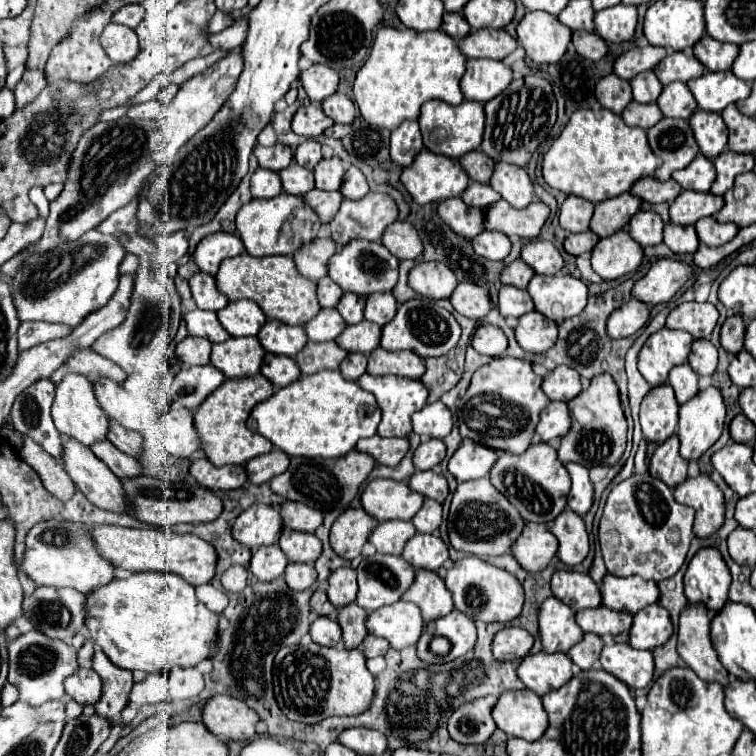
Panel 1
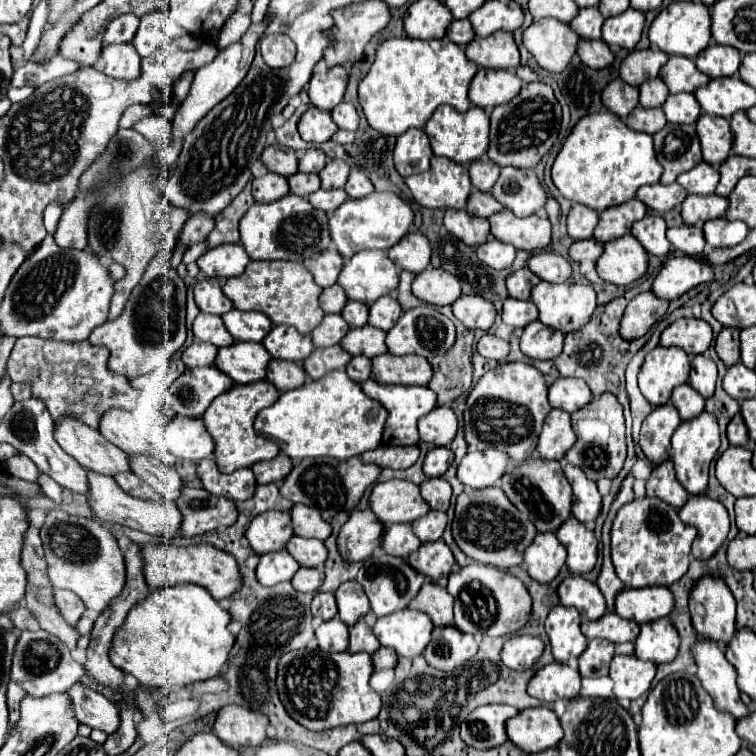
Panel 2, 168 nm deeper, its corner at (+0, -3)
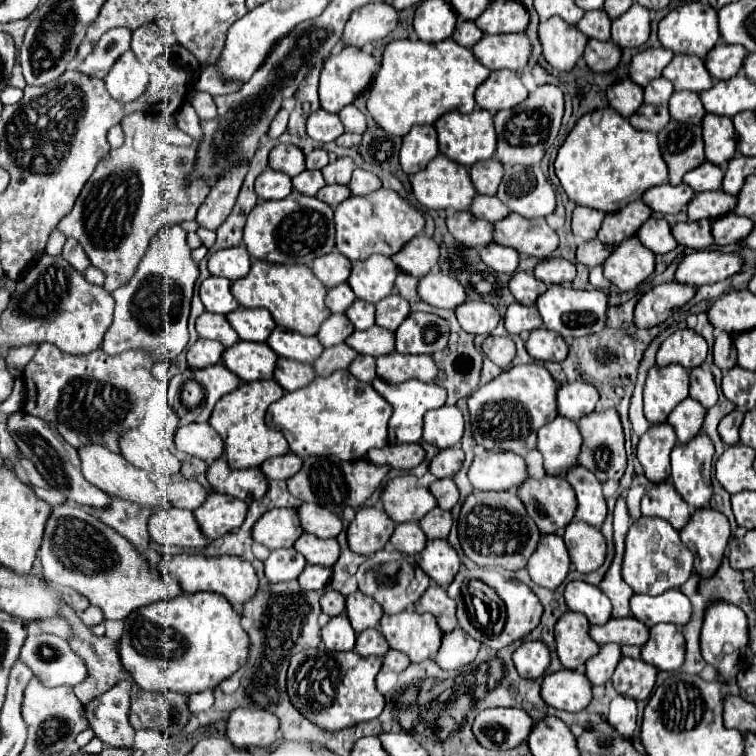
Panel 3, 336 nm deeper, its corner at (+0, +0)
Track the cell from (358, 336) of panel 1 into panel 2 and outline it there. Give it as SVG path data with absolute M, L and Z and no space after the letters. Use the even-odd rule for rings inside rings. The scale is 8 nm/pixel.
M366 324L364 328L350 328L350 332L342 338L340 346L350 352L352 356L380 356L384 352L388 352L384 348L384 330L378 330L370 324Z

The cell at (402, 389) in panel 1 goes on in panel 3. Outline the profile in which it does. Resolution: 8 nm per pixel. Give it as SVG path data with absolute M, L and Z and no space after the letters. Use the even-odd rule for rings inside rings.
M376 377L372 381L372 387L392 405L394 413L388 423L388 443L400 445L400 443L418 443L422 439L422 417L430 409L438 409L446 401L446 391L438 387L436 383L424 383L424 381L404 381L398 385L390 385Z

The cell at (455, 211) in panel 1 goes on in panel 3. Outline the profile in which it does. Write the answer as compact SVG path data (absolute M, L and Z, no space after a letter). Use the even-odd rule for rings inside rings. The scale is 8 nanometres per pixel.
M470 211L450 213L446 217L446 225L452 237L466 247L484 247L486 243L492 243L492 223L474 219Z

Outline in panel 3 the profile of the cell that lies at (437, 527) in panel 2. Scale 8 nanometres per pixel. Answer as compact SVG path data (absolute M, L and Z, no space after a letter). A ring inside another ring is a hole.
M434 507L428 515L424 515L418 525L426 533L428 539L446 539L452 527L452 515L450 511L444 511L440 507Z

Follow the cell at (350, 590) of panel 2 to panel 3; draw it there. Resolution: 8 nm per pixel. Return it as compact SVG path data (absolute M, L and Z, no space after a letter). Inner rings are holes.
M360 591L346 597L346 615L354 627L356 633L376 627L382 617L382 607L368 595L362 595Z

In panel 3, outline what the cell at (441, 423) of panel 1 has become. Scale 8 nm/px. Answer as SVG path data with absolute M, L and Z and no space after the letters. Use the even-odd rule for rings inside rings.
M442 405L424 415L424 441L436 445L438 449L452 447L460 441L464 433L464 419L456 405Z

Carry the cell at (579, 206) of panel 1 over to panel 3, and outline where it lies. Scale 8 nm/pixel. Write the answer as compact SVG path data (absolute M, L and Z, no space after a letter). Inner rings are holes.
M576 207L572 213L572 233L582 241L594 239L602 225L602 219L604 219L602 211L590 207Z

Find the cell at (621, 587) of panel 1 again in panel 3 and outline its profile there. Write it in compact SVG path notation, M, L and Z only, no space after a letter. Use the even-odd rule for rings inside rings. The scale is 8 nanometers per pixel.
M680 589L666 591L662 595L632 595L630 599L632 615L642 621L646 627L654 627L658 623L674 623L678 627L690 621L690 601Z

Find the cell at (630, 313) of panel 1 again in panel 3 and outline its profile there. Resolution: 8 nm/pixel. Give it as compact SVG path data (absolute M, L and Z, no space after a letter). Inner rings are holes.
M680 283L656 285L640 297L634 309L634 325L638 329L650 329L672 315L674 309L686 305L696 293L696 287L686 287Z

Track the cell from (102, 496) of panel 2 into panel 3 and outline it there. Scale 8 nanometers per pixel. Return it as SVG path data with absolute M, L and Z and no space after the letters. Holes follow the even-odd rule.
M166 507L154 511L148 519L148 533L154 541L162 545L202 547L208 543L192 511L182 511L178 507Z

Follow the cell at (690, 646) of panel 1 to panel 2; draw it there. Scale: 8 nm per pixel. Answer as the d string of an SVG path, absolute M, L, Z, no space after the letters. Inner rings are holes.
M698 642L692 646L692 654L698 666L696 676L700 678L704 690L712 696L714 706L722 712L732 714L736 720L750 716L750 708L740 700L740 690L736 686L736 670L726 660L720 646L708 646L708 642Z

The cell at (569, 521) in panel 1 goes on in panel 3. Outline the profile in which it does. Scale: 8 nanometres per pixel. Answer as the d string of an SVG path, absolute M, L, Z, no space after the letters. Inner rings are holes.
M572 519L564 529L564 543L568 547L572 565L580 573L596 571L606 557L606 539L600 533L600 529Z

